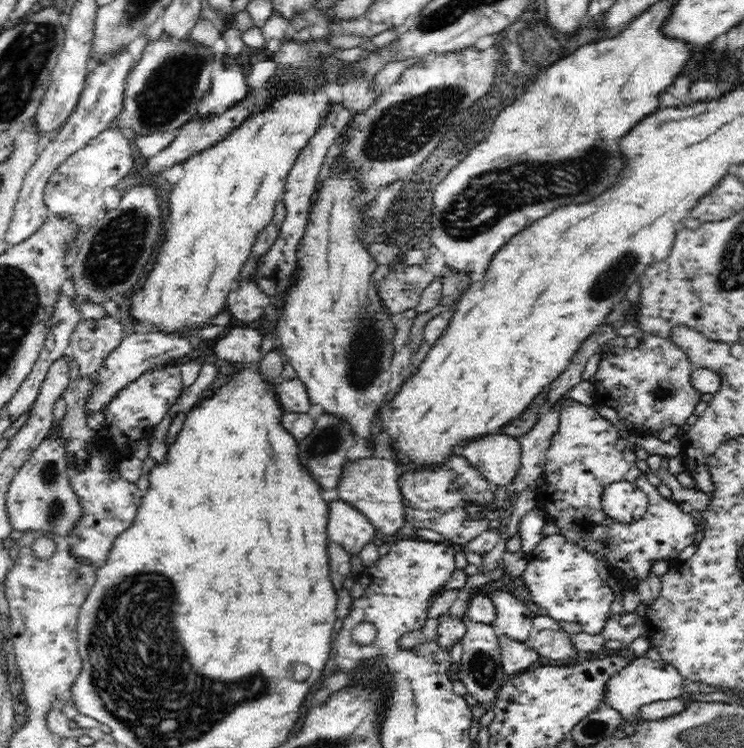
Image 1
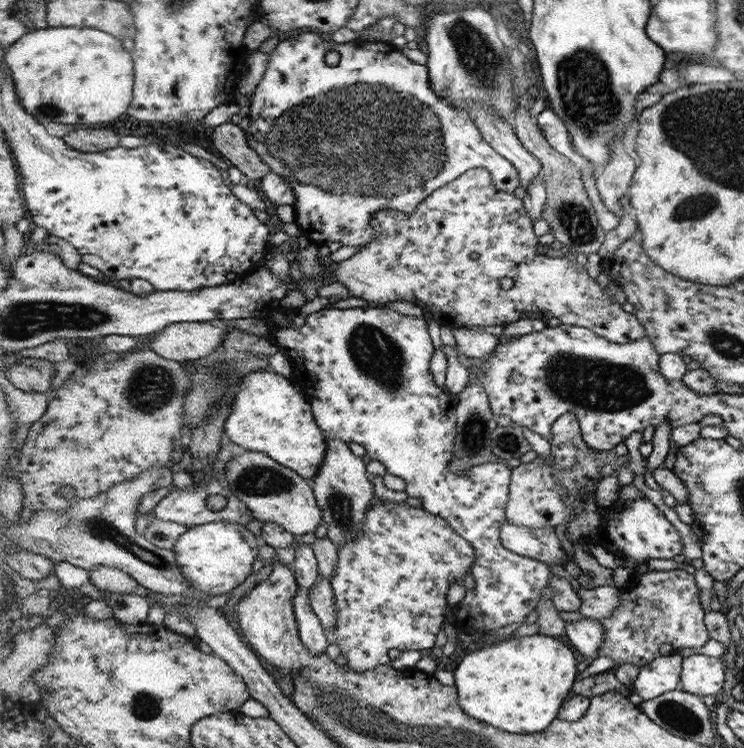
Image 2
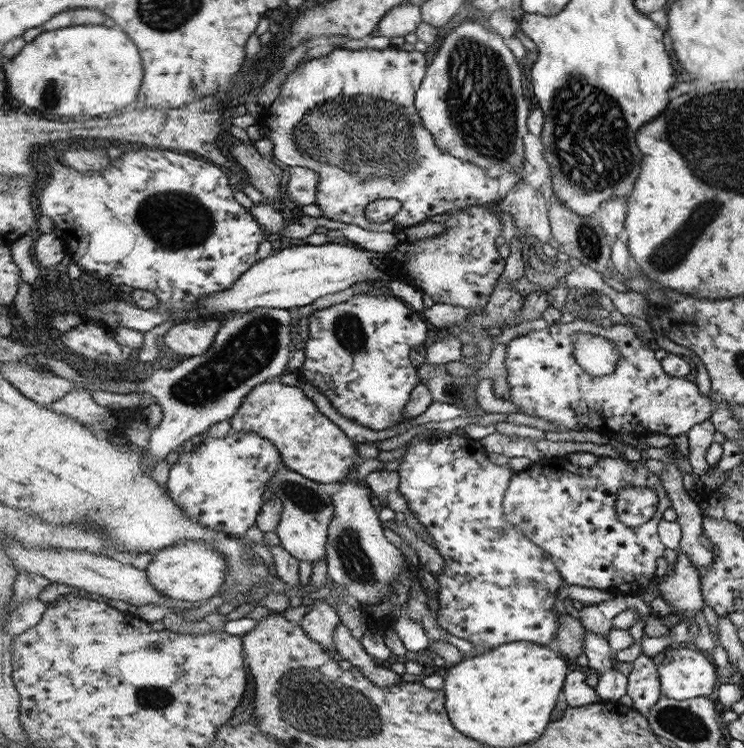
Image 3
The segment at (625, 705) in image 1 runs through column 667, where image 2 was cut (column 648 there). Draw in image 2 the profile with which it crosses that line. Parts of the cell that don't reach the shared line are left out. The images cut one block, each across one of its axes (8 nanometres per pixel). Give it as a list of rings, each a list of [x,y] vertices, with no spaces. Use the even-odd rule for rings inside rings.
[[[676,653],[662,656],[649,665],[642,666],[635,683],[631,684],[631,692],[643,700],[652,700],[679,689],[682,665],[683,658]]]

